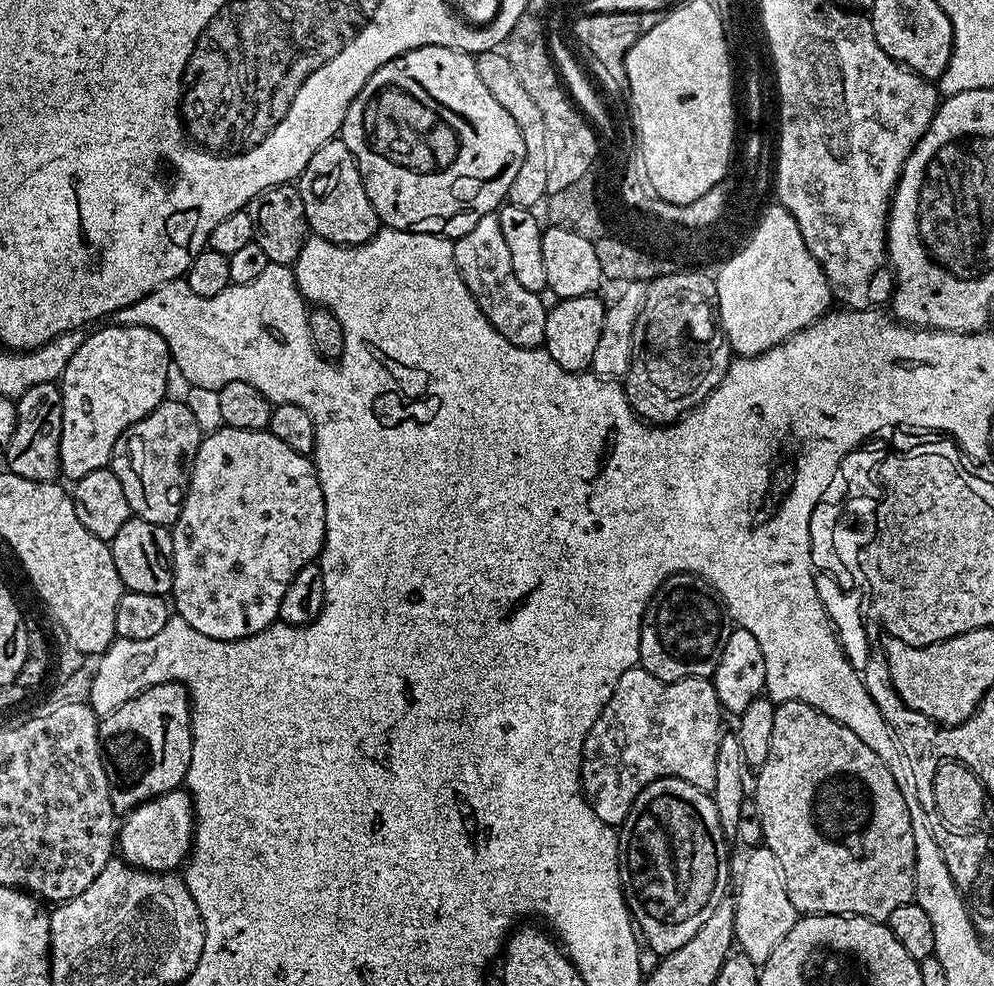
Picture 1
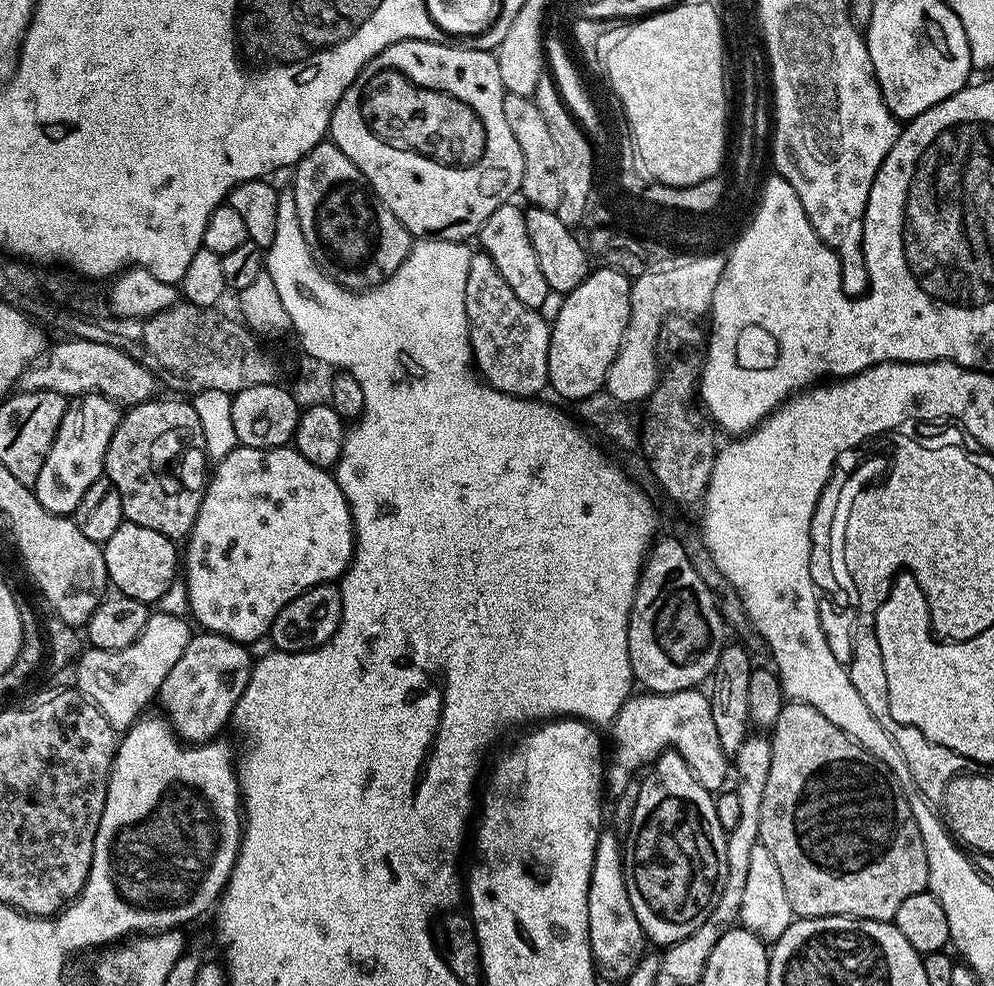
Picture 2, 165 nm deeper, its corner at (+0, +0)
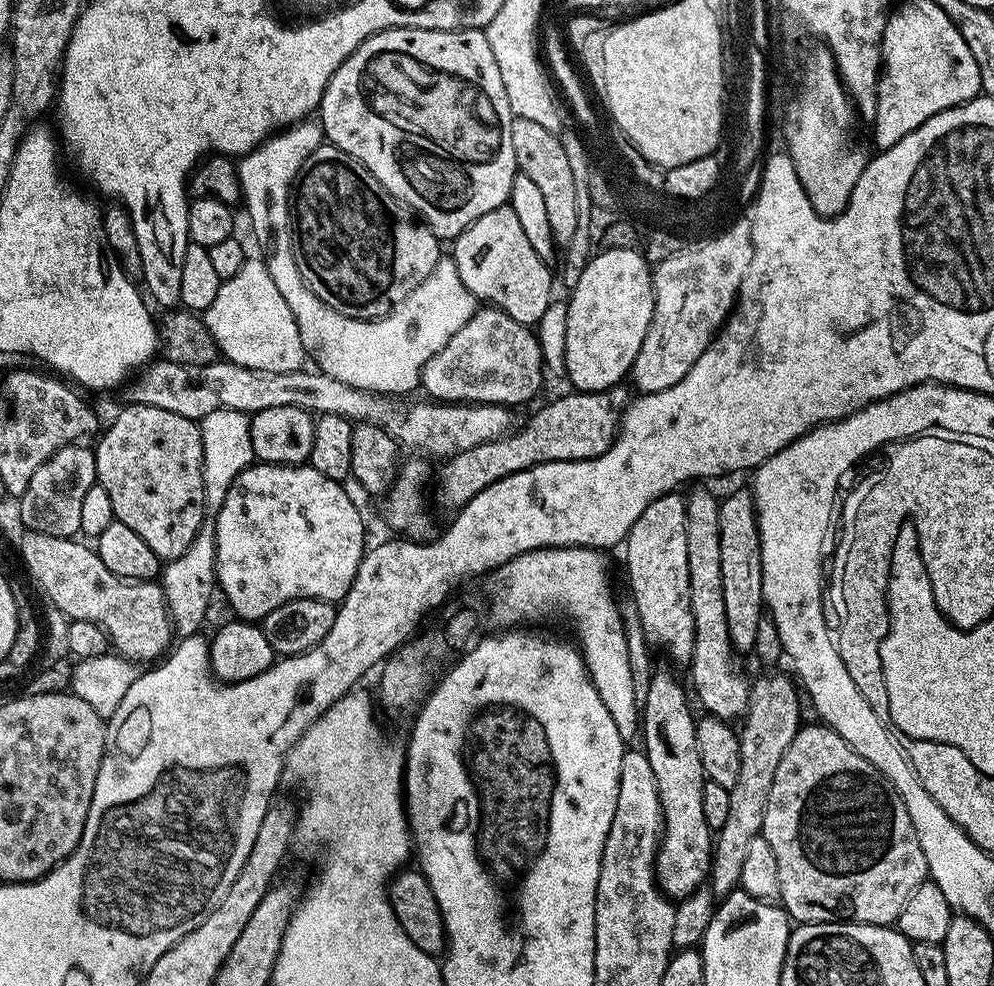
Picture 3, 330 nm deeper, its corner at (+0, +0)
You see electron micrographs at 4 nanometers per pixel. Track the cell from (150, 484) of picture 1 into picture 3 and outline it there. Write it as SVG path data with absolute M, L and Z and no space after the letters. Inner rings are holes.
M129 403L127 407L113 418L112 425L108 429L106 429L107 427L103 429L103 432L105 431L104 437L97 444L94 444L96 483L100 484L102 490L106 490L106 494L110 497L110 506L114 506L114 514L116 515L115 520L130 526L130 530L134 530L134 534L138 534L138 538L142 538L142 542L146 542L146 546L150 546L150 550L154 550L154 554L158 554L161 561L167 562L184 553L186 546L190 546L190 542L194 542L194 534L198 534L198 526L202 526L202 518L204 517L204 491L202 490L204 455L202 454L200 425L190 418L182 418L182 414L170 414L170 410L158 410L158 406Z

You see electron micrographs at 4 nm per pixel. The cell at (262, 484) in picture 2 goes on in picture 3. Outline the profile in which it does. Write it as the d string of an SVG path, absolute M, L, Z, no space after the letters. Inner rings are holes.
M253 462L230 486L226 494L226 502L222 502L220 513L216 519L216 582L219 591L224 592L228 599L228 604L233 608L235 615L239 619L249 622L260 622L270 610L282 606L291 600L298 598L314 598L315 600L330 600L339 602L344 599L344 595L350 590L354 582L354 574L358 574L358 566L362 562L366 551L364 544L364 520L360 517L360 512L356 509L354 501L348 497L345 485L338 480L326 478L326 474L318 474L307 463L303 464L266 464L263 462Z

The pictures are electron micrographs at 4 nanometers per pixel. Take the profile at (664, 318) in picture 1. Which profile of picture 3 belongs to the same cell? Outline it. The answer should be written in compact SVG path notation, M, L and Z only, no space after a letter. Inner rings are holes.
M696 486L693 488L696 488L693 490L692 493L687 493L686 499L684 501L684 509L686 510L686 562L690 566L690 610L694 614L694 654L692 655L692 663L690 665L690 671L692 671L692 688L691 691L694 693L696 691L696 696L698 699L700 699L700 704L702 707L704 707L703 711L707 713L709 716L716 716L720 720L726 720L729 722L736 722L743 717L744 713L748 710L748 693L750 691L750 676L747 676L746 673L743 672L742 669L740 669L740 660L741 657L738 655L735 648L733 648L732 643L730 642L730 630L726 630L726 605L724 600L724 595L722 595L722 530L720 529L720 500L718 499L718 496L715 496L714 493L711 492L708 488L700 488L704 486Z

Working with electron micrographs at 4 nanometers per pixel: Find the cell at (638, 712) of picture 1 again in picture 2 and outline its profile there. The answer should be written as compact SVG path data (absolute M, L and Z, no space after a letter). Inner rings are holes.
M696 688L681 692L644 690L639 694L641 696L629 695L610 725L612 748L610 744L610 759L606 764L607 791L613 797L619 796L626 784L640 772L639 768L647 769L663 752L671 750L682 754L707 792L719 793L727 785L724 783L730 780L730 758L722 750L722 742L718 742L709 697Z

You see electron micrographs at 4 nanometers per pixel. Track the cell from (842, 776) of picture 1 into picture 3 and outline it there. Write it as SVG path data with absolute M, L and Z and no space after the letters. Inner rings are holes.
M823 722L816 724L805 723L794 734L794 742L786 746L782 754L782 762L778 762L778 771L774 773L774 786L770 786L770 794L766 802L764 815L764 831L762 835L766 842L770 842L774 850L774 858L778 862L778 886L780 887L779 903L785 912L797 925L801 924L835 924L847 922L849 924L882 924L895 925L898 914L902 914L902 906L906 906L906 898L918 890L923 880L929 879L926 866L926 854L922 854L922 846L918 842L918 834L914 834L914 822L910 822L910 814L906 814L906 806L902 798L896 793L892 783L878 770L878 766L870 766L858 750L854 750Z

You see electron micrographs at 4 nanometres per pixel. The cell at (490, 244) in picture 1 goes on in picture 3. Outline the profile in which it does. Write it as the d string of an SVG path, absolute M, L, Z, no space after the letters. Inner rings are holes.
M491 306L477 307L476 312L456 333L426 362L420 375L420 388L428 391L436 402L467 402L470 404L503 404L517 406L542 392L544 388L544 359L535 331L522 322L514 322L510 314Z

